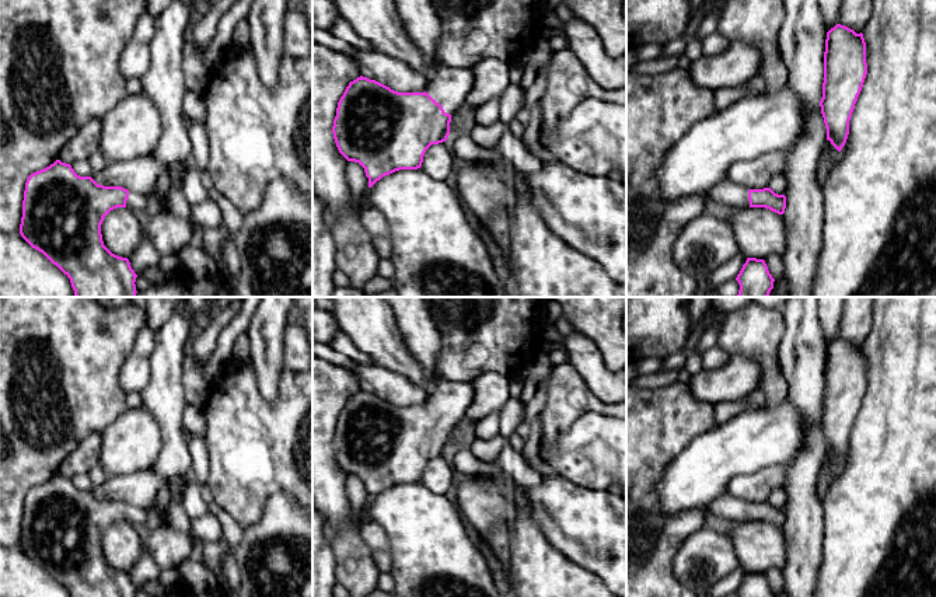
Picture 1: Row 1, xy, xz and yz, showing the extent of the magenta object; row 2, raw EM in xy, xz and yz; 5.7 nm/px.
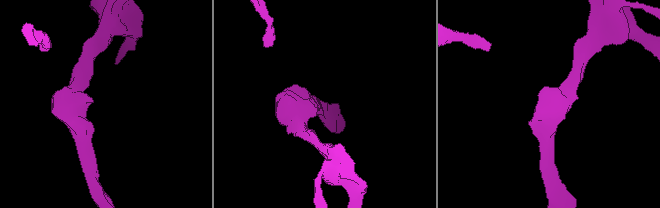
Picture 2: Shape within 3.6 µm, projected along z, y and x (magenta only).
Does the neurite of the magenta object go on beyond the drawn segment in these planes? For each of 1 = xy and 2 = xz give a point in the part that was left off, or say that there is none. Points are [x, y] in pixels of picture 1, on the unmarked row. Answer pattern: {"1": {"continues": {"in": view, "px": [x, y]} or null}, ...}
{"1": {"continues": {"in": "xy", "px": [136, 516]}}, "2": {"continues": {"in": "xz", "px": [449, 400]}}}

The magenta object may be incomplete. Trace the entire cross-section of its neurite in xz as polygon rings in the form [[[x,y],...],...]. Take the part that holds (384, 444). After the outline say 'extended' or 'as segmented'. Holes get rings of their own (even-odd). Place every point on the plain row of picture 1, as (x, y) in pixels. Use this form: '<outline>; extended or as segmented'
[[[443,378],[425,406],[398,406],[360,390],[338,416],[336,461],[364,482],[369,502],[395,485],[418,483],[426,464],[447,454],[451,429],[465,422],[472,399],[472,383]]]; extended

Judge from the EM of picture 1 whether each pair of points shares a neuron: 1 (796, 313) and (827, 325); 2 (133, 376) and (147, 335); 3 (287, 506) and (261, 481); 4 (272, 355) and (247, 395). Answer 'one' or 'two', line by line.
1: two
2: one
3: two
4: two

